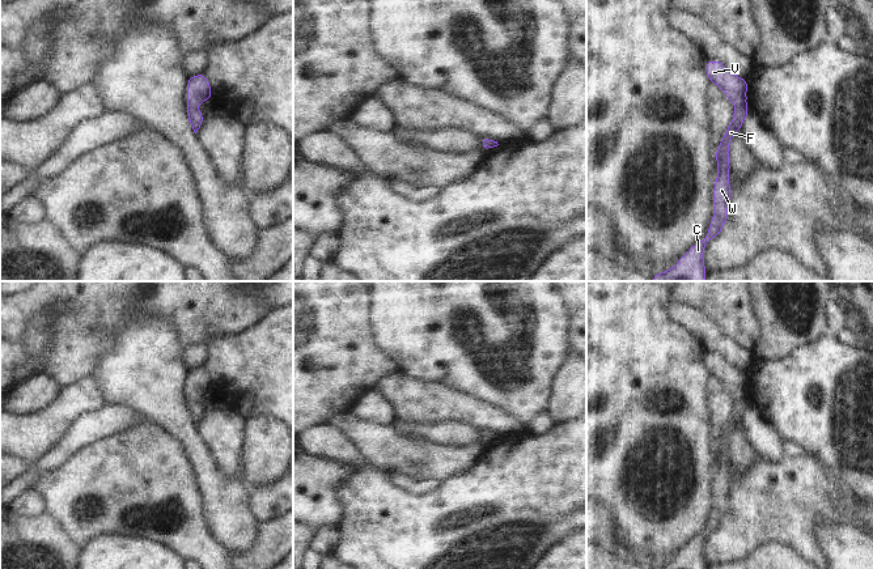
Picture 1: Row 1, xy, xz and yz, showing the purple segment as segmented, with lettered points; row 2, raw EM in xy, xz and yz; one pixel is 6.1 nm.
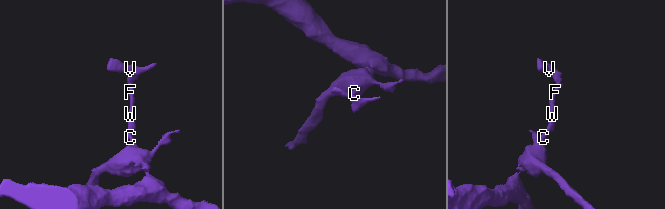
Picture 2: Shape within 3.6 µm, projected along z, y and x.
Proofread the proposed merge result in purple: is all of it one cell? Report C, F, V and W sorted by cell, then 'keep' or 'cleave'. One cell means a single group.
C F V W; keep

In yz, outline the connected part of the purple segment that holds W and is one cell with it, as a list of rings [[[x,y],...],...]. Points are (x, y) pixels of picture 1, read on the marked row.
[[[707,60],[705,73],[711,84],[717,85],[737,109],[721,143],[716,148],[717,178],[712,191],[715,213],[705,237],[683,254],[673,268],[652,276],[652,281],[707,281],[704,275],[707,267],[703,263],[704,246],[720,234],[728,218],[730,203],[729,171],[732,169],[729,144],[750,114],[746,107],[749,80],[738,77],[719,60]]]

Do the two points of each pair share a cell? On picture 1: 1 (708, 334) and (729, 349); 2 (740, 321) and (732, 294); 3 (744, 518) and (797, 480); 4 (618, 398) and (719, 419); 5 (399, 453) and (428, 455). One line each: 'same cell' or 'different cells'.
1: same cell
2: same cell
3: same cell
4: different cells
5: same cell

